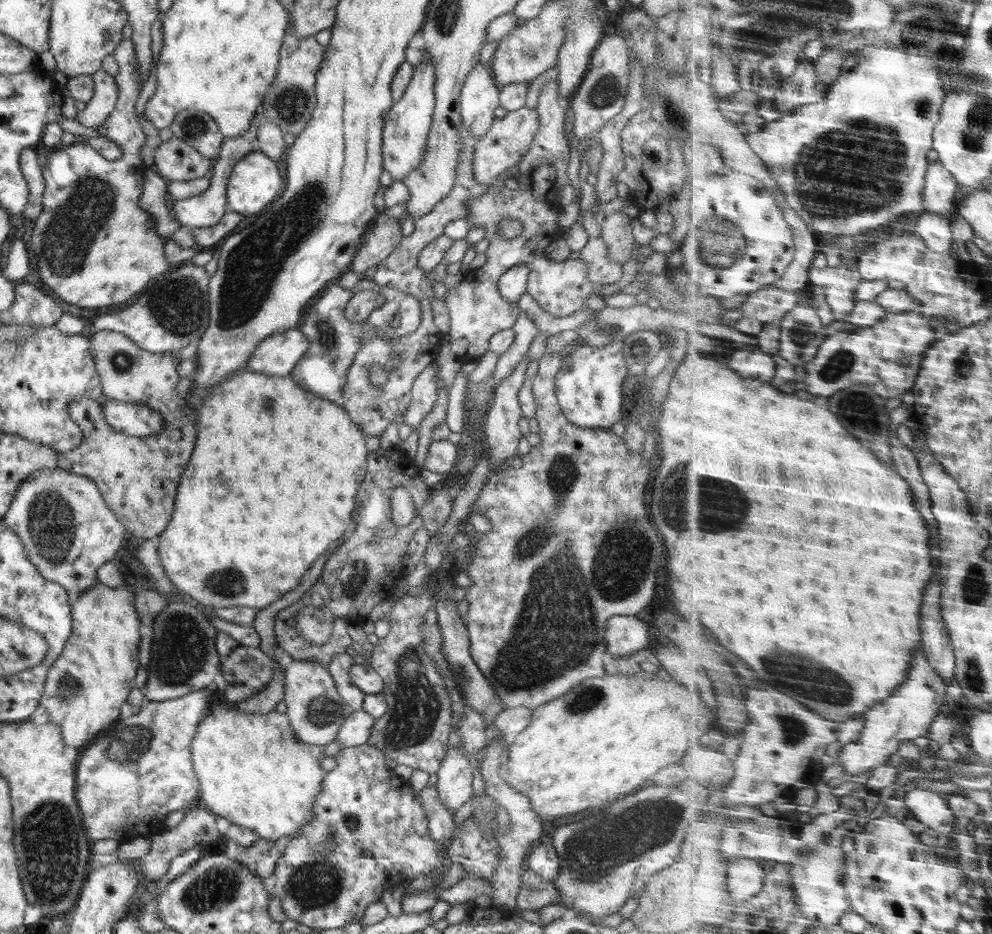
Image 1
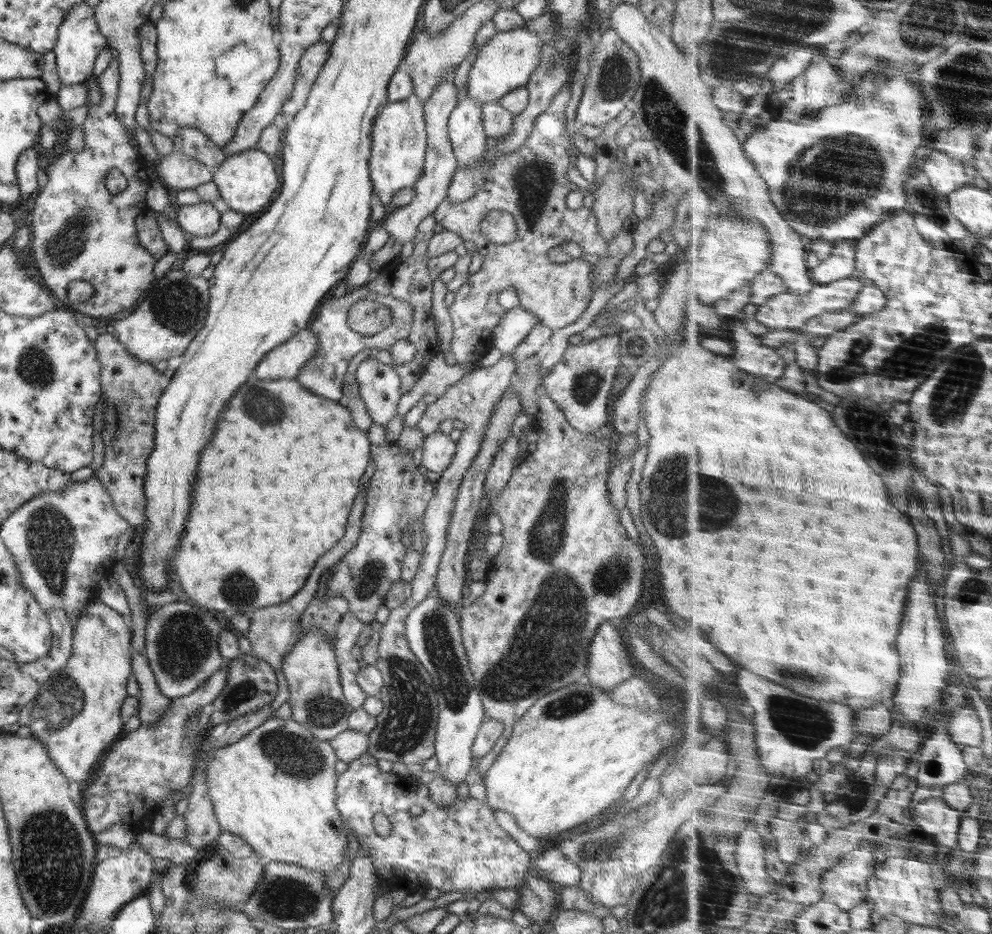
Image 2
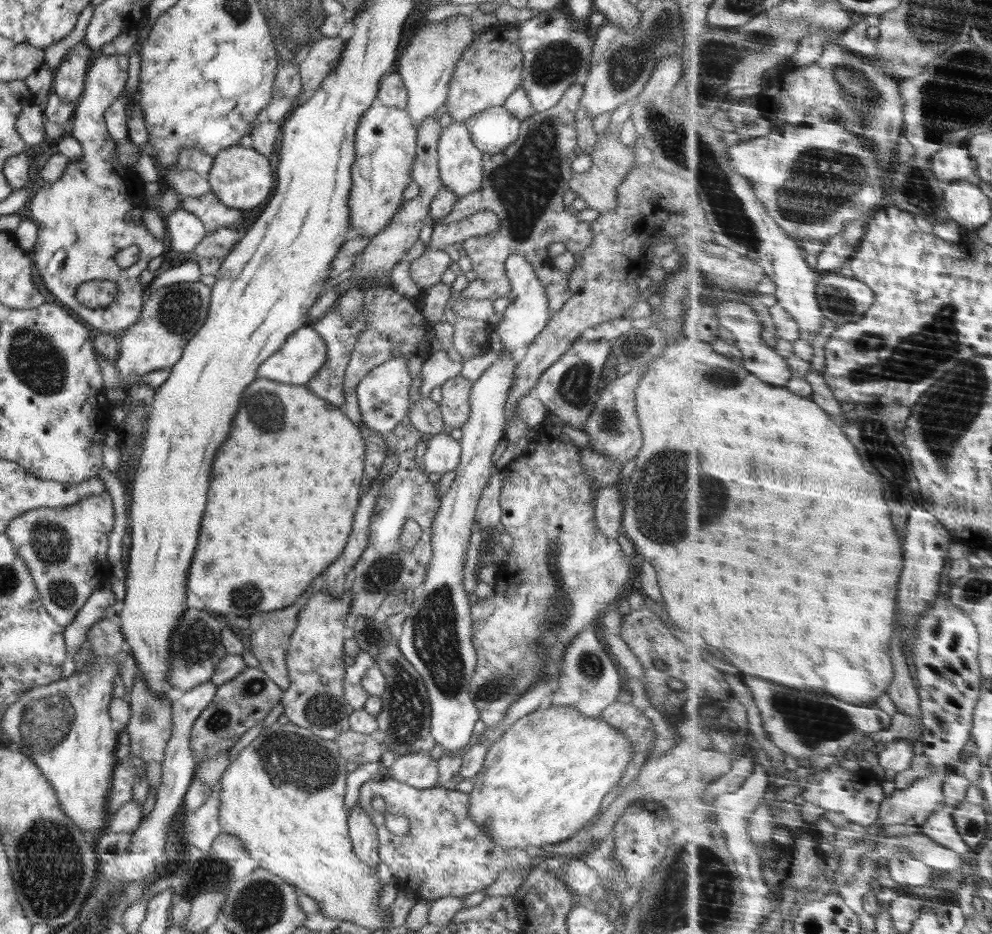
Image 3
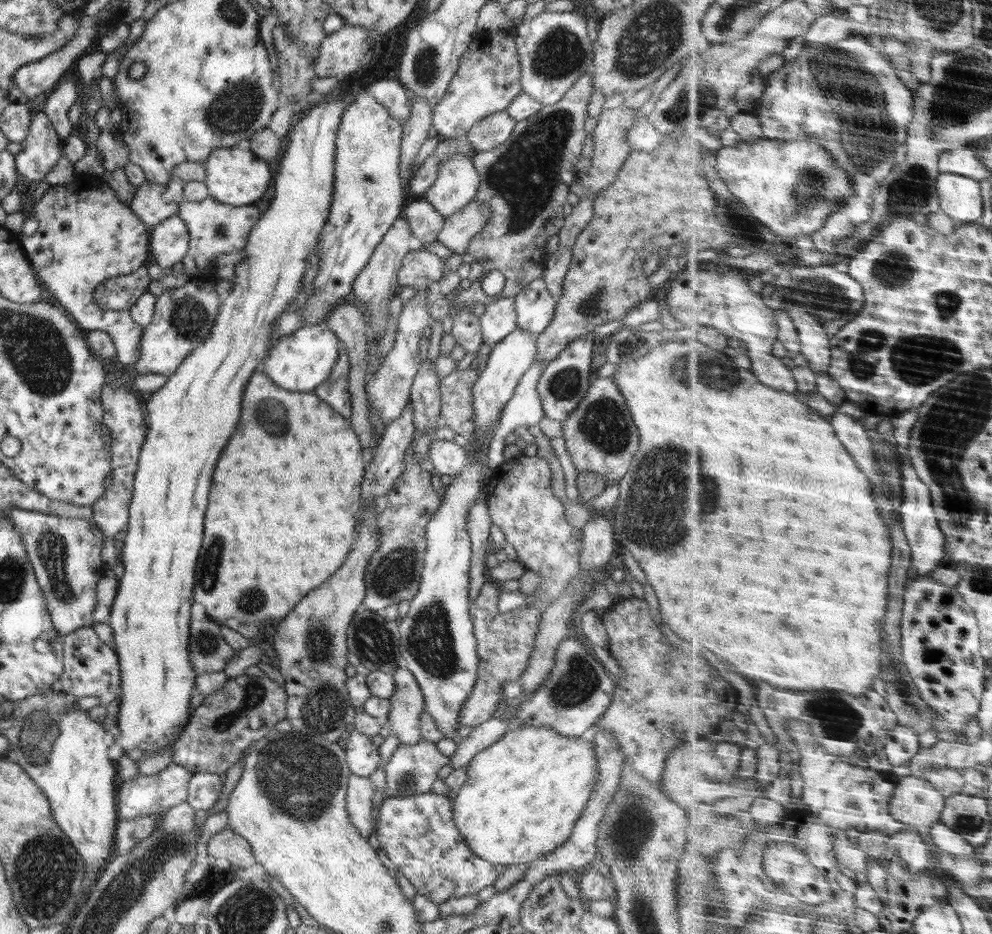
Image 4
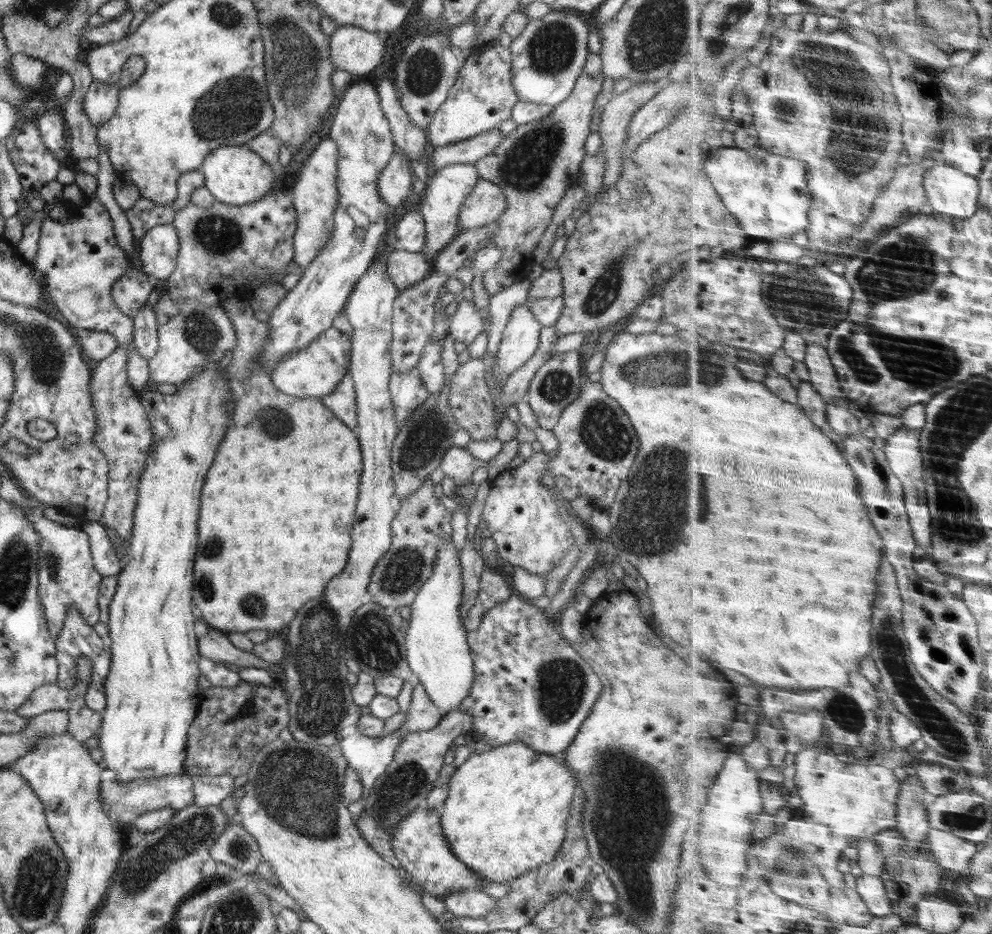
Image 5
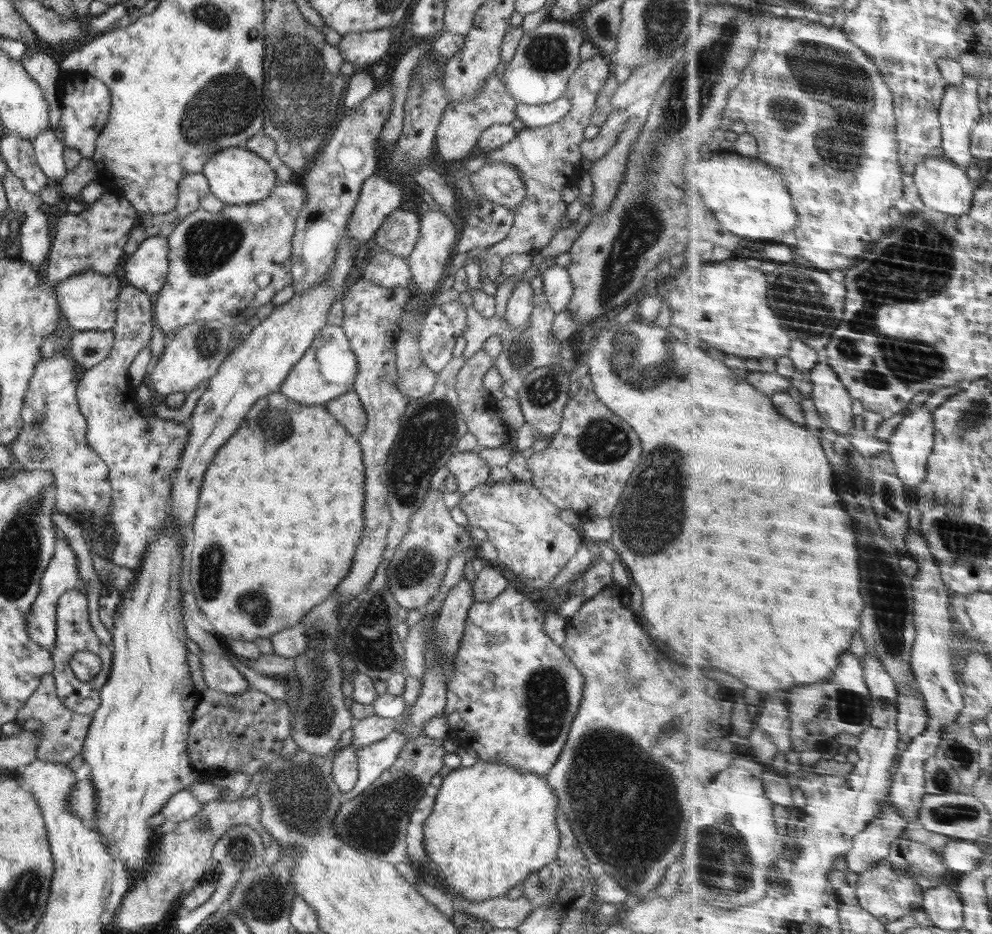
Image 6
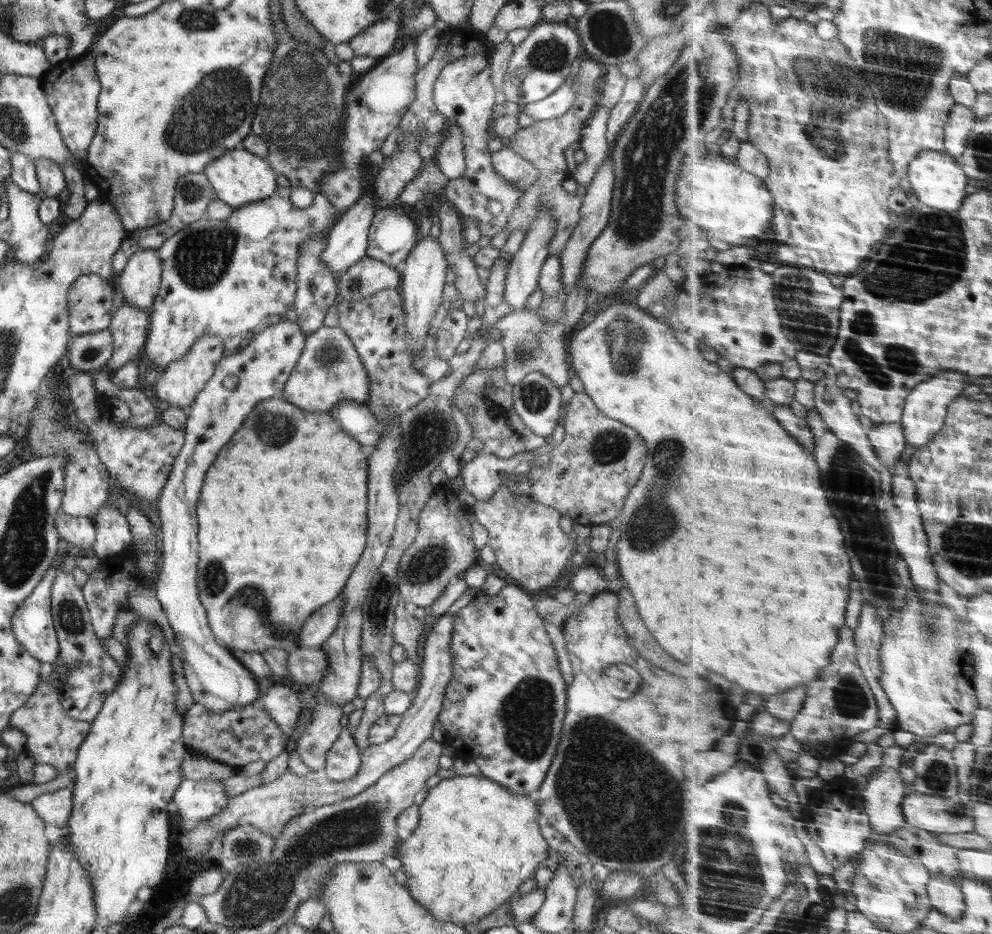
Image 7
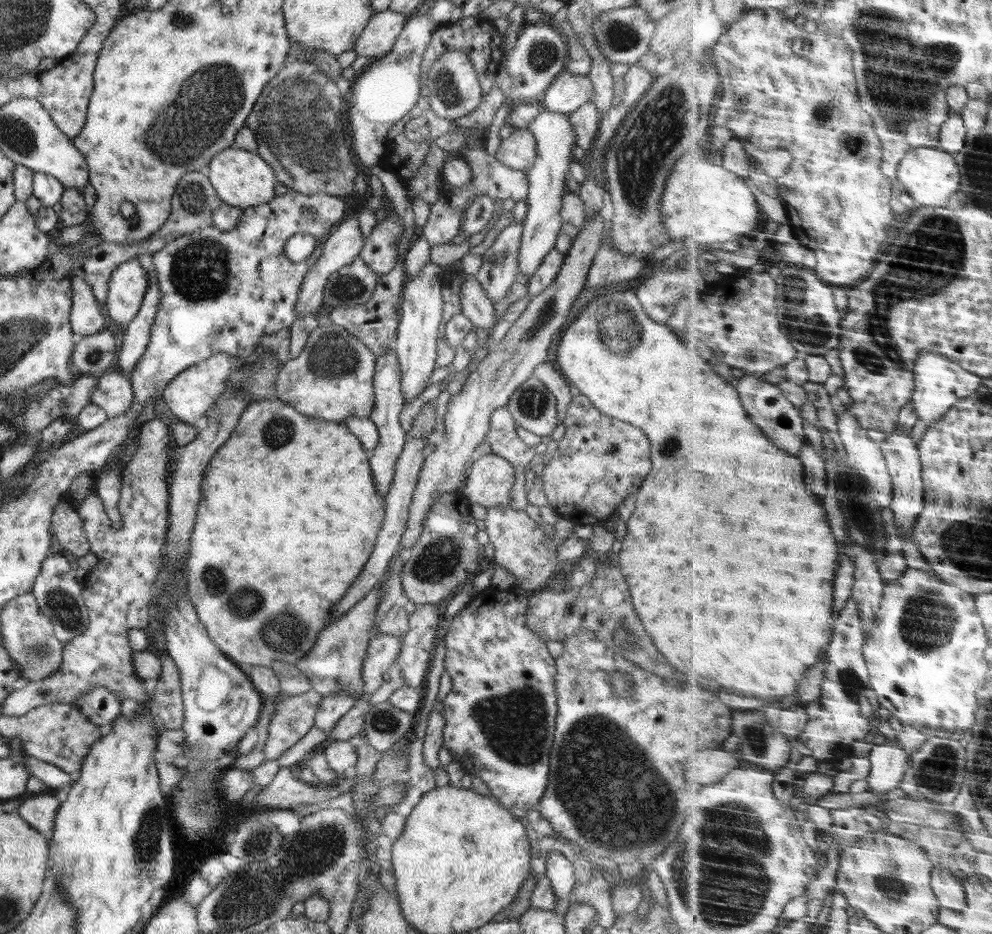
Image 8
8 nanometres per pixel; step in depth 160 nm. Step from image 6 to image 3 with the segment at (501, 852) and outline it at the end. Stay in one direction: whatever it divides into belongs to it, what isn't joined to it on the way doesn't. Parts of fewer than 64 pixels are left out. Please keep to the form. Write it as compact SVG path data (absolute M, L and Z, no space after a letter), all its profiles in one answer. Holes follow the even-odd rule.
M564 705L550 706L546 710L536 710L514 722L496 742L489 746L482 768L476 776L474 789L468 794L470 797L469 815L478 826L485 828L491 840L502 848L522 848L530 851L535 847L543 848L545 845L561 843L575 835L576 832L587 830L587 827L598 817L598 808L604 800L604 795L612 791L614 786L619 786L627 764L630 762L632 751L631 742L625 738L625 734L610 727L604 719L600 719L600 716L584 717L576 709Z

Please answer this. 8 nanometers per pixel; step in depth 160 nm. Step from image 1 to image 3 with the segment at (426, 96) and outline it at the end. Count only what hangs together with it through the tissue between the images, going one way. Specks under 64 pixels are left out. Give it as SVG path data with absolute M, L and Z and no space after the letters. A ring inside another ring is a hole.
M371 106L365 113L362 113L355 132L354 152L356 160L354 160L354 166L350 170L352 190L350 191L348 207L350 207L349 219L350 225L352 225L352 234L356 232L358 237L368 239L368 237L374 237L386 229L386 225L392 221L392 217L404 203L404 190L408 188L408 184L413 180L412 168L414 168L414 160L416 160L416 149L417 129L412 124L406 109L390 106Z

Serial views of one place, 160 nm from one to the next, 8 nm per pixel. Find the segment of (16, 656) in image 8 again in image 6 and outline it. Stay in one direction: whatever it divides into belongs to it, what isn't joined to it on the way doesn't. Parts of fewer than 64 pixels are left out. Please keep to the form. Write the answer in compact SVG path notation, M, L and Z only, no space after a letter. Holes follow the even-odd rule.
M60 534L57 535L55 542L54 556L50 559L47 569L43 572L39 593L25 616L25 627L28 637L30 637L34 643L40 644L42 649L46 649L50 652L54 649L57 633L57 600L64 594L64 592L72 589L79 590L83 595L87 596L86 587L78 575L76 555L70 548L66 537Z

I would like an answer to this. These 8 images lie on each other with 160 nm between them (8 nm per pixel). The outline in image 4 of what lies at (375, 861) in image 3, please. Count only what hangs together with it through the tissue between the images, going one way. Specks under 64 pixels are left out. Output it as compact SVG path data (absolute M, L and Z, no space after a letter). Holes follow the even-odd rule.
M350 774L349 786L345 798L346 808L351 823L366 840L373 842L374 824L371 821L372 796L374 796L374 784L368 777Z

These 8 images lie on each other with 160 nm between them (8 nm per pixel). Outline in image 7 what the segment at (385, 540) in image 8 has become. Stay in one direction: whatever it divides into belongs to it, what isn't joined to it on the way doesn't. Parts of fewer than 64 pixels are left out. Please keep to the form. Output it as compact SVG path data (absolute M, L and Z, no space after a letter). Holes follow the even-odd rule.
M342 594L336 600L328 602L324 608L316 610L312 618L303 624L298 636L298 648L318 650L328 640L334 629L338 626L343 611L345 598Z

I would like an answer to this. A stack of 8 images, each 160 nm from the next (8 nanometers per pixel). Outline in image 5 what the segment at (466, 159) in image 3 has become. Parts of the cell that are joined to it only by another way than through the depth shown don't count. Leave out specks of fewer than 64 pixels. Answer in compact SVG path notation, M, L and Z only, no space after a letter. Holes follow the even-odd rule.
M462 163L440 168L436 174L430 176L426 193L421 199L414 201L426 223L426 246L421 250L423 256L430 260L435 259L437 254L460 233L458 224L460 208L468 194L473 192L478 180L475 166Z

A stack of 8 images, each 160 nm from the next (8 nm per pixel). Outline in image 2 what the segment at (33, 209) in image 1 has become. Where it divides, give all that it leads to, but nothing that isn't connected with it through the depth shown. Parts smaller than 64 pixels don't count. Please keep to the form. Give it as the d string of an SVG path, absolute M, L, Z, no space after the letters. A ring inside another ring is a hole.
M33 147L23 150L16 163L16 177L24 203L32 200L32 194L43 183L41 178L38 178L41 177L38 158L37 147Z

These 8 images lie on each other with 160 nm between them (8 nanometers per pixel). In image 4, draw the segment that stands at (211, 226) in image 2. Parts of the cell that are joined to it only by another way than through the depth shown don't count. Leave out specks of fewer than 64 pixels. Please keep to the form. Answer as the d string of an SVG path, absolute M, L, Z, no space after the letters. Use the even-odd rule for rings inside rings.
M177 214L154 226L149 234L149 261L156 262L166 271L180 262L190 247L188 227Z

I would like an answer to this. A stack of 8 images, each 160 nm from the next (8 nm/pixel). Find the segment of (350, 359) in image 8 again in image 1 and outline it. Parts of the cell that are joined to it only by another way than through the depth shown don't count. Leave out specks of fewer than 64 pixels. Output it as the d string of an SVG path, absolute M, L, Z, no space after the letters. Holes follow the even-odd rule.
M298 328L285 330L282 334L271 334L256 347L246 368L272 376L289 375L308 347L308 339Z

